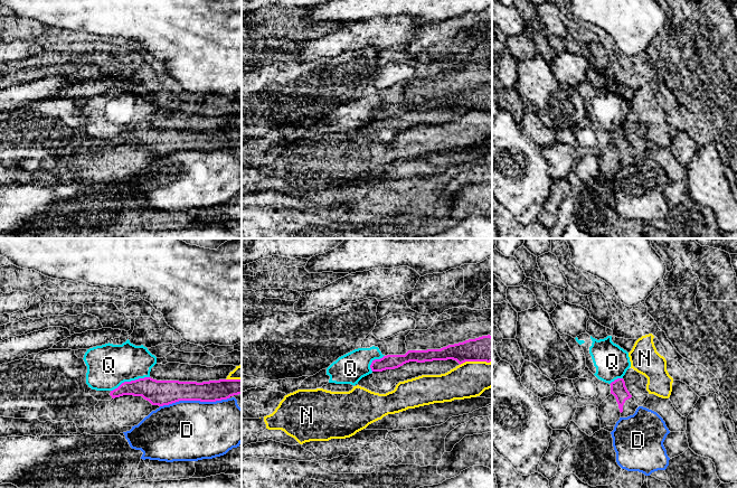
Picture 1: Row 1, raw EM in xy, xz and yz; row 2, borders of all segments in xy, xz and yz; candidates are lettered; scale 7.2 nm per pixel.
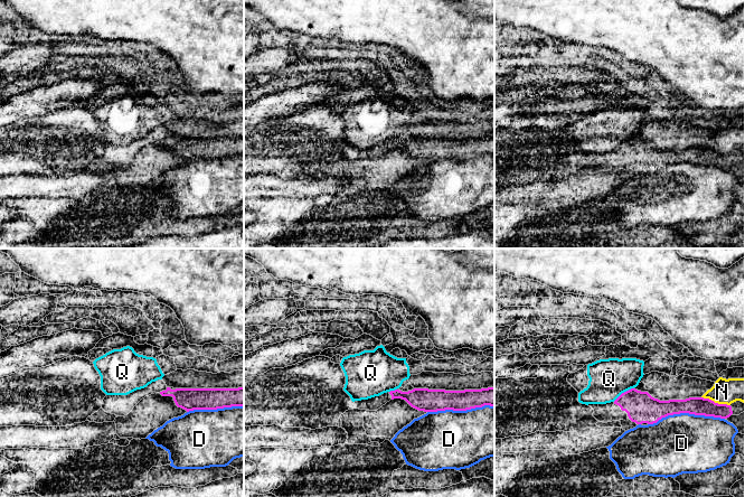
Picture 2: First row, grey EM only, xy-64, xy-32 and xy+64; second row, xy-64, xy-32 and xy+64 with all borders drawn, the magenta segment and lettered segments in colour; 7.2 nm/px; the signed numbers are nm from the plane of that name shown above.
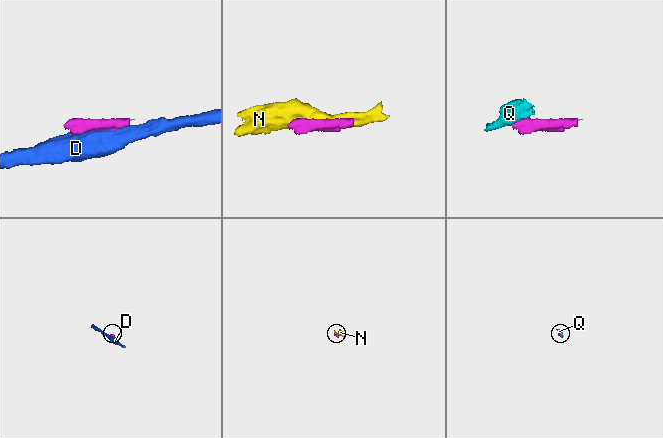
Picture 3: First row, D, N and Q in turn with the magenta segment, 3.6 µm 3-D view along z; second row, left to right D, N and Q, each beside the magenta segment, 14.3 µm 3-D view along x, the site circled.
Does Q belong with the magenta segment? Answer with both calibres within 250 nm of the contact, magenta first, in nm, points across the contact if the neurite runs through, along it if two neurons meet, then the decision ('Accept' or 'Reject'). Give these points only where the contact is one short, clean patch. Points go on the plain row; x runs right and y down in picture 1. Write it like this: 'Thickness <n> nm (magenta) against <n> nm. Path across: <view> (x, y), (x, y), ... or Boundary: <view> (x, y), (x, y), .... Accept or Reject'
Thickness 180 nm (magenta) against 300 nm. Boundary: xy (149, 125), (124, 130), (111, 140). Reject

